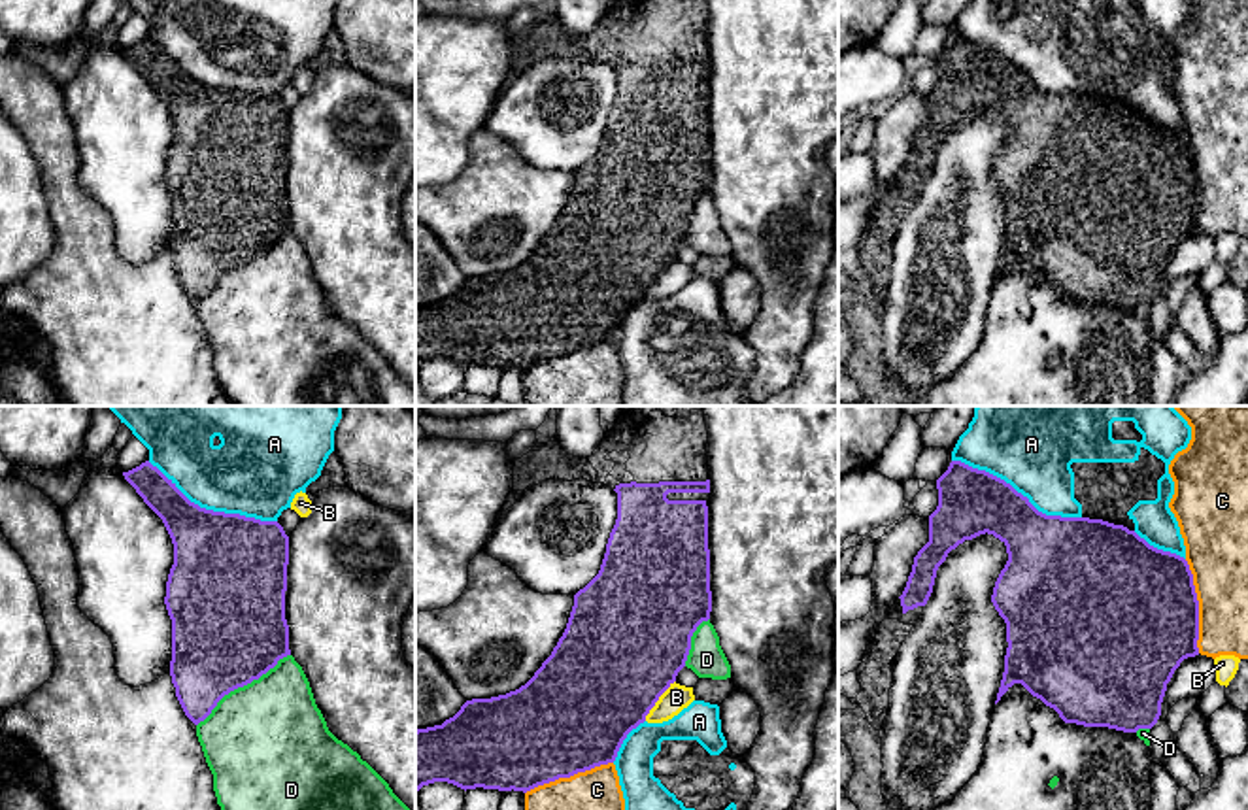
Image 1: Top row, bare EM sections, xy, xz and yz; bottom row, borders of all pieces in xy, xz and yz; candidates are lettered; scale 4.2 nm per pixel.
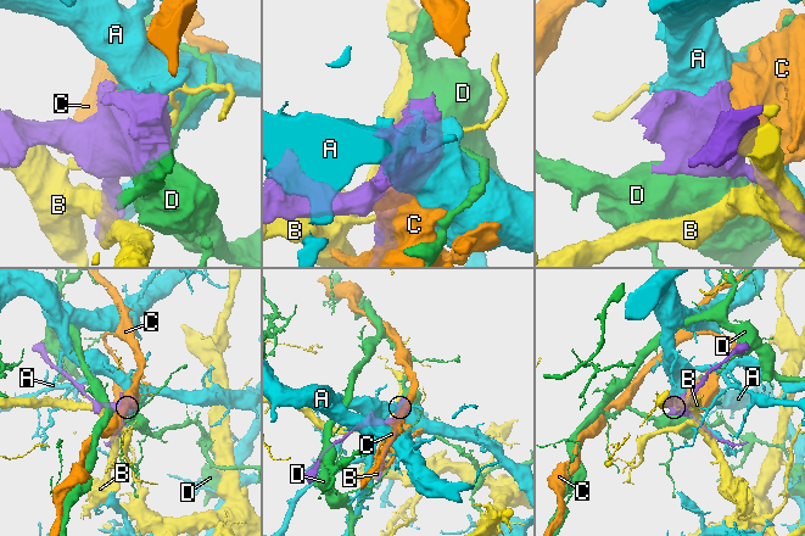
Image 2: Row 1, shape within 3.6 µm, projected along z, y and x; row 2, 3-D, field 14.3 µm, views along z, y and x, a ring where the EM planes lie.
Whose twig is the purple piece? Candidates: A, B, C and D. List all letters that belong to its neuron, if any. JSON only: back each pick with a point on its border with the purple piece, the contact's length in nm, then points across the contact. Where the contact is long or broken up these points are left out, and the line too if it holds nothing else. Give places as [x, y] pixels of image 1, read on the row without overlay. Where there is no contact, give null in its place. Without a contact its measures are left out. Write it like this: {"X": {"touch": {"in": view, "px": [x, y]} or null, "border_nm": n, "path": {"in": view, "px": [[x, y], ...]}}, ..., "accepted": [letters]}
{"accepted": []}

